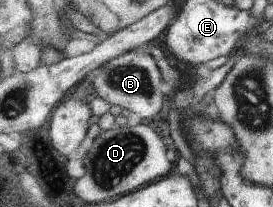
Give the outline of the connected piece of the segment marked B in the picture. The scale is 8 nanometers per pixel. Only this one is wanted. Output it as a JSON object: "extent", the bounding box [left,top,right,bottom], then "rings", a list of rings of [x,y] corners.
{"extent":[92,50,164,120],"rings":[[[131,50],[116,58],[111,58],[111,61],[97,68],[92,74],[94,75],[92,87],[96,90],[97,96],[108,101],[113,108],[129,109],[131,112],[137,113],[142,119],[148,118],[148,120],[161,111],[163,92],[159,91],[158,86],[163,85],[164,76],[158,66],[156,54],[139,53],[139,51]]]}

